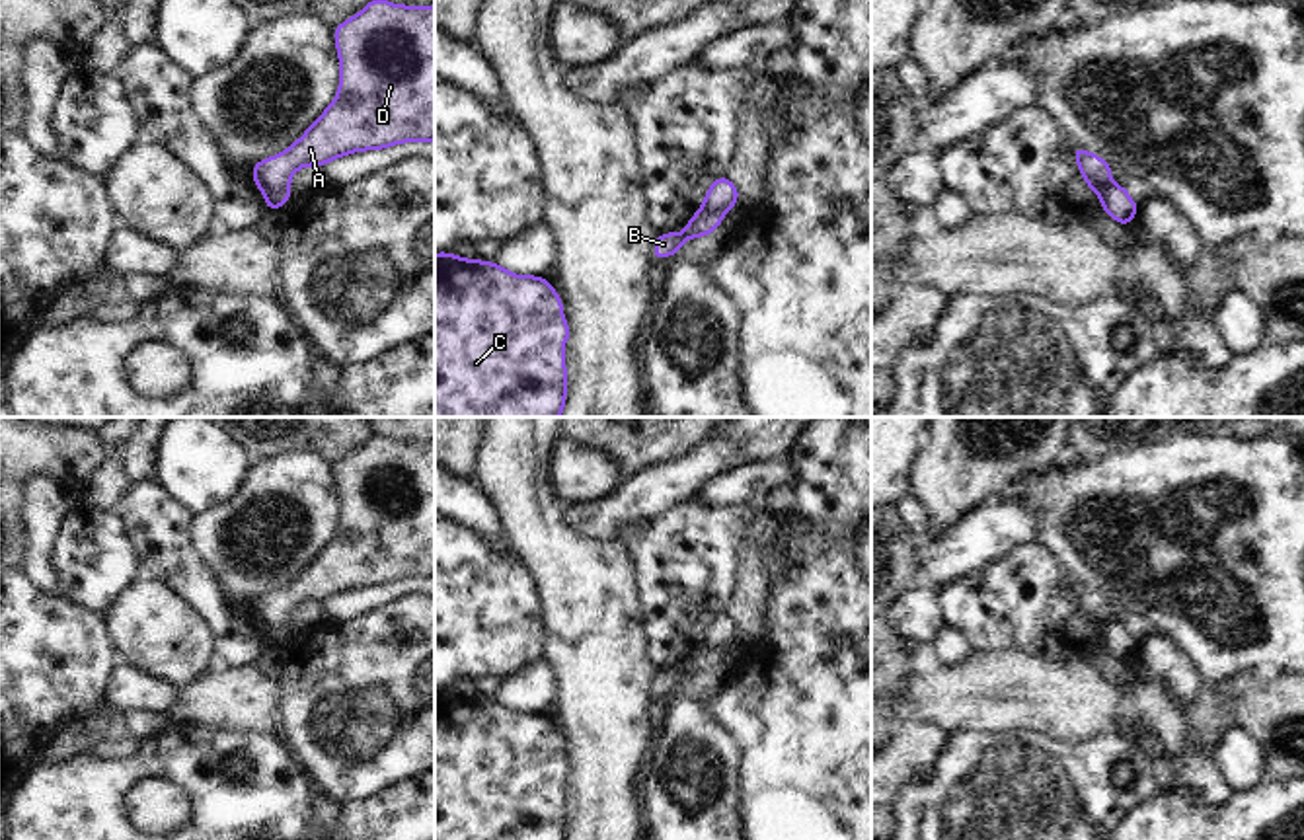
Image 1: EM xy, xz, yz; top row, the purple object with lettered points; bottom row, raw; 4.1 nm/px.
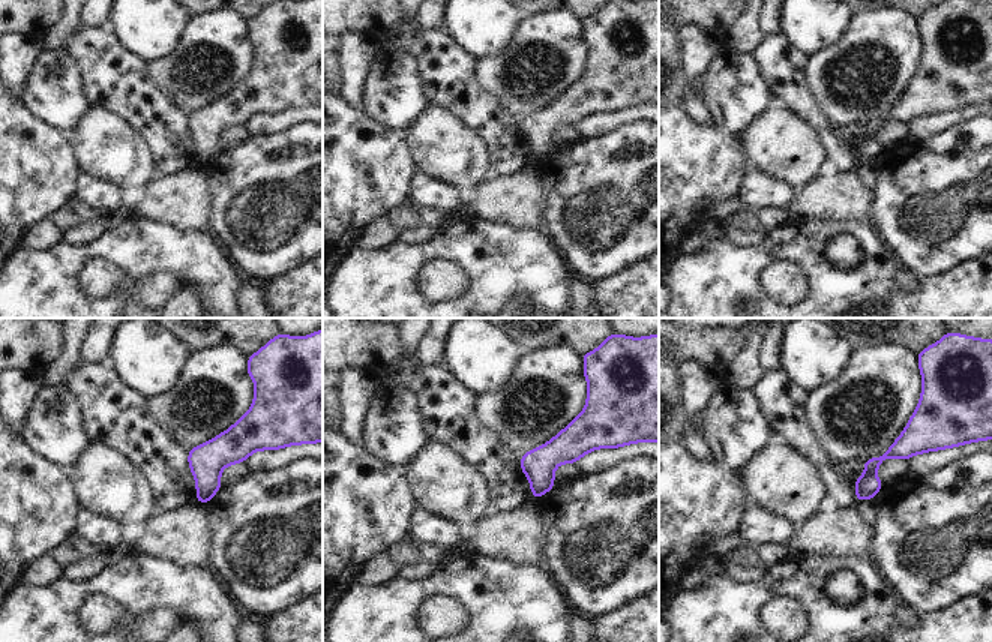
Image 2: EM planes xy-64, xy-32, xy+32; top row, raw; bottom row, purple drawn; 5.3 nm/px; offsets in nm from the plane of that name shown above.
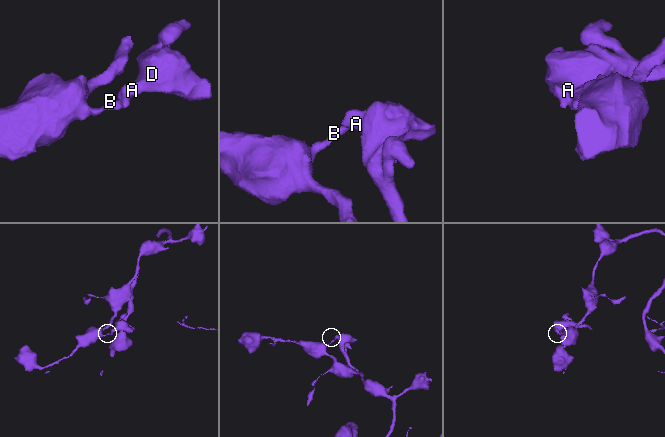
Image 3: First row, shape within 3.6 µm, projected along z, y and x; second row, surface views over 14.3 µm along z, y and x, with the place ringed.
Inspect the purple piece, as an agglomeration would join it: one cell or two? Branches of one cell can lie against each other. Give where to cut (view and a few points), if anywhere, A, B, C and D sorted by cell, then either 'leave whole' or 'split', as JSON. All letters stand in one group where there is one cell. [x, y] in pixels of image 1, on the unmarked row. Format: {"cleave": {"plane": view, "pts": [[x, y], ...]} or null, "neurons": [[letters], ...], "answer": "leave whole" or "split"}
{"cleave": {"plane": "xy", "pts": [[262, 626], [287, 636]]}, "neurons": [["A", "D"], ["B", "C"]], "answer": "split"}

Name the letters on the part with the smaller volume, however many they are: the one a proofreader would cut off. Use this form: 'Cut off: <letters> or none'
Cut off: A, D

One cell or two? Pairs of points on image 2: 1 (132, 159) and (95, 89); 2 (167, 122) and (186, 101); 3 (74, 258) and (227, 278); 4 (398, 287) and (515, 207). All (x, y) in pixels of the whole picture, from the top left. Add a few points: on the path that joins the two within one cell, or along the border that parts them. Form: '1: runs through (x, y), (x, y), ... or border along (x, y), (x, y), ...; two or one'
1: border along (90, 105), (102, 105), (117, 113), (134, 129); two
2: border along (155, 83), (186, 117); two
3: runs through (111, 251), (144, 251), (170, 273), (189, 276); one
4: border along (458, 216), (476, 216), (527, 230); two

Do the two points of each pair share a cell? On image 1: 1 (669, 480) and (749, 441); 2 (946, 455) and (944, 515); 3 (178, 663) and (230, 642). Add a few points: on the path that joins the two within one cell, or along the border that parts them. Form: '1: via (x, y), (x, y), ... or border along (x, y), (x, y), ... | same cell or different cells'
1: via (689, 472), (729, 445) | same cell
2: via (946, 470), (946, 499) | same cell
3: border along (195, 607), (209, 626), (217, 648) | different cells

